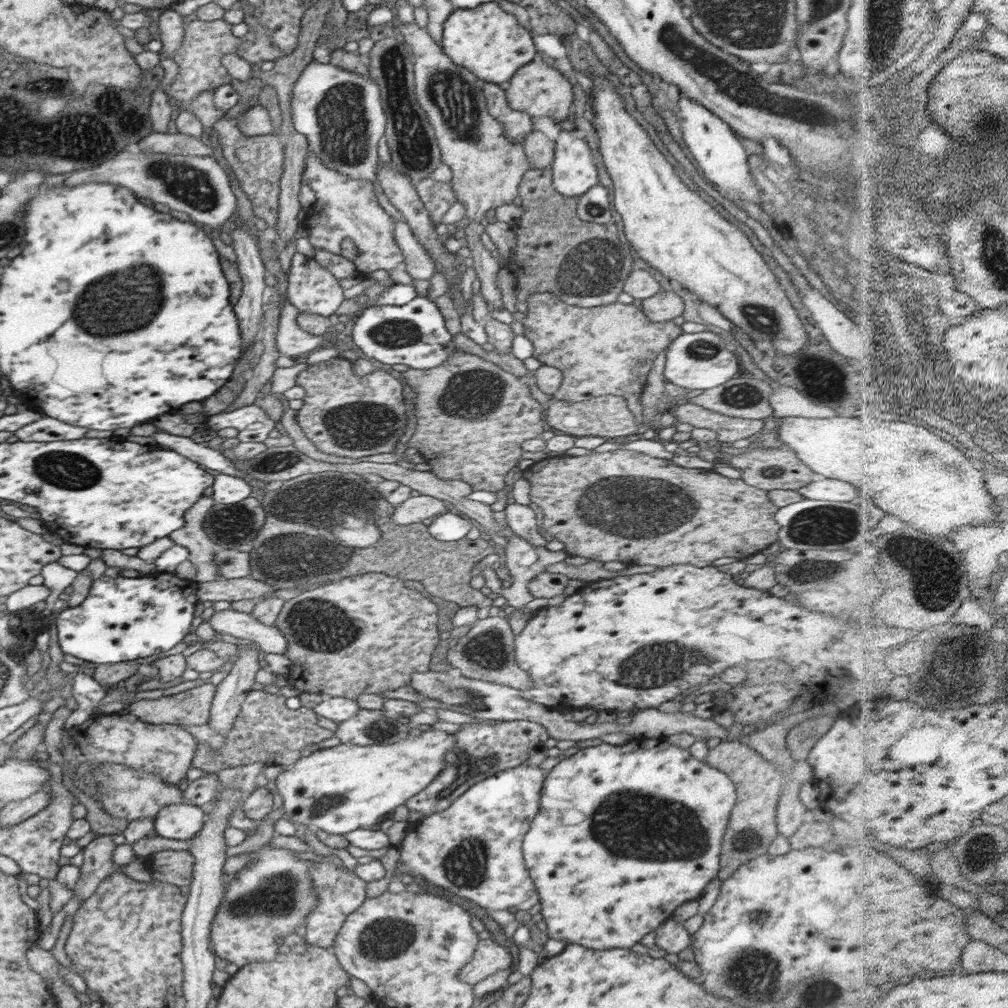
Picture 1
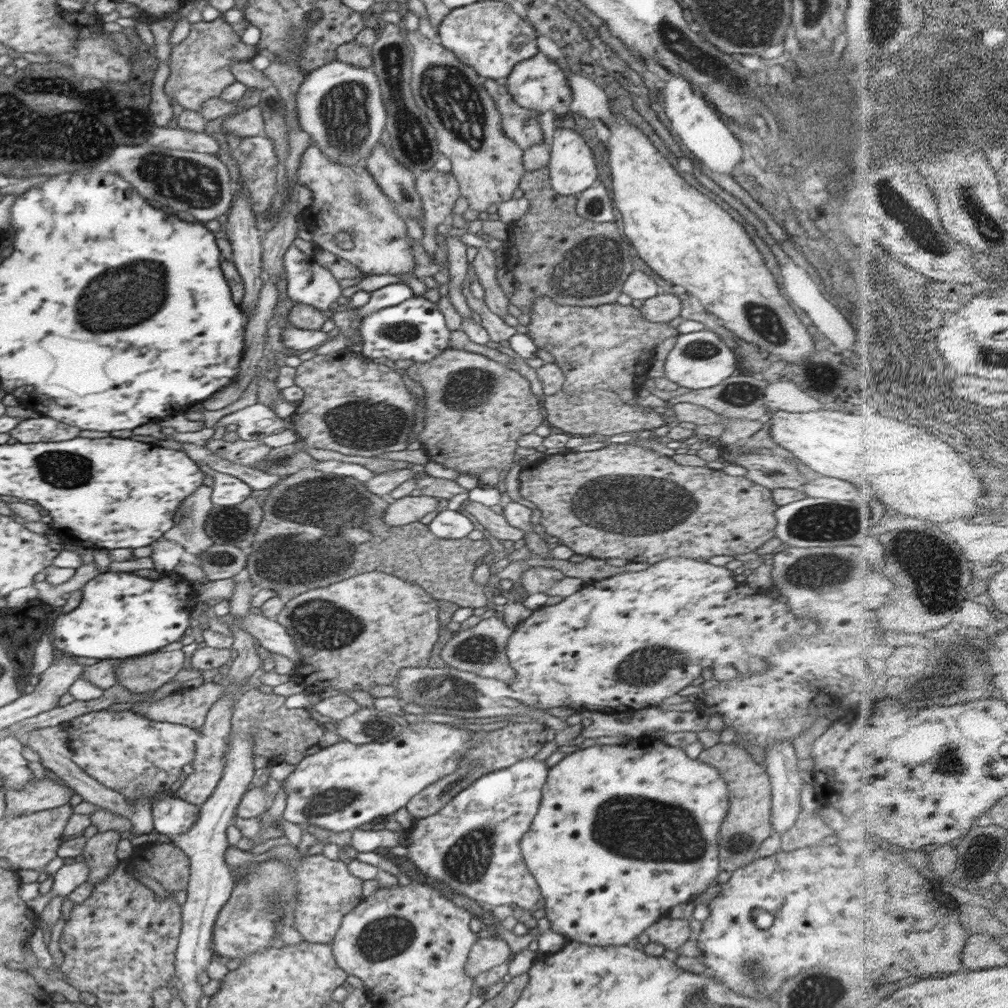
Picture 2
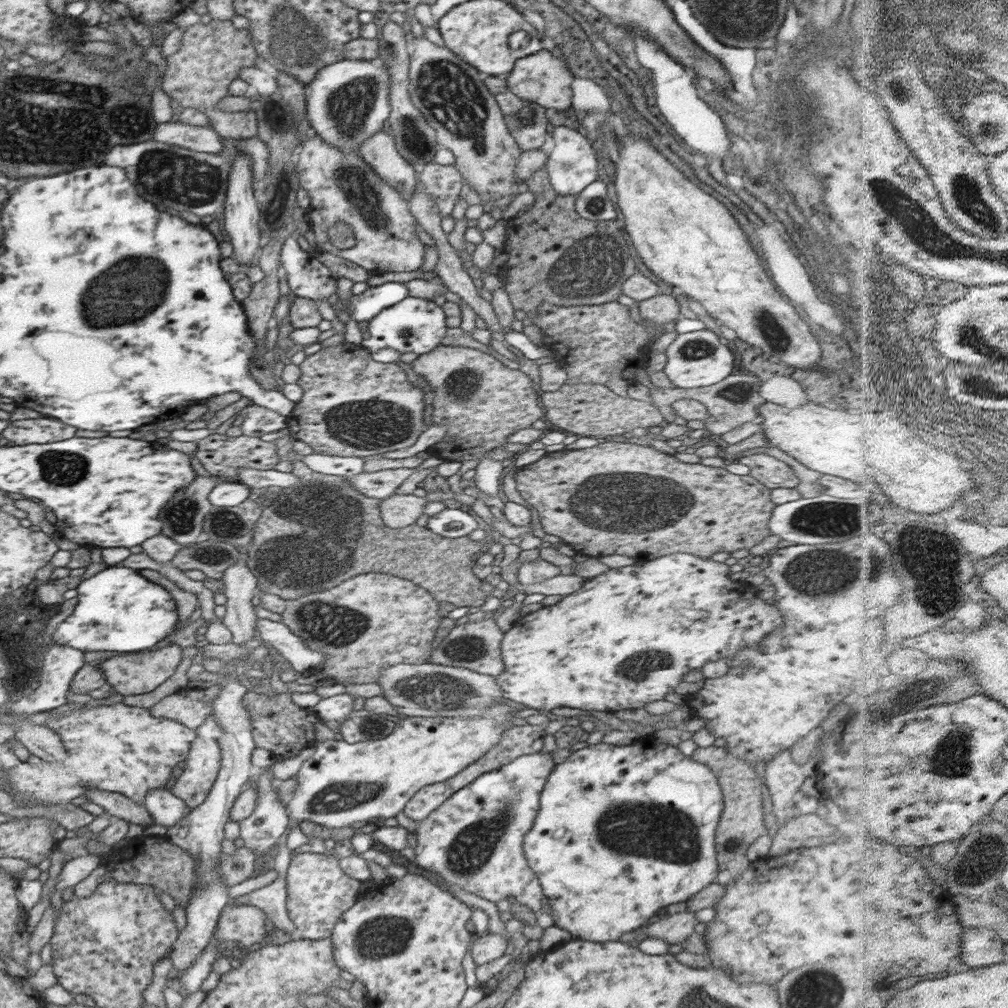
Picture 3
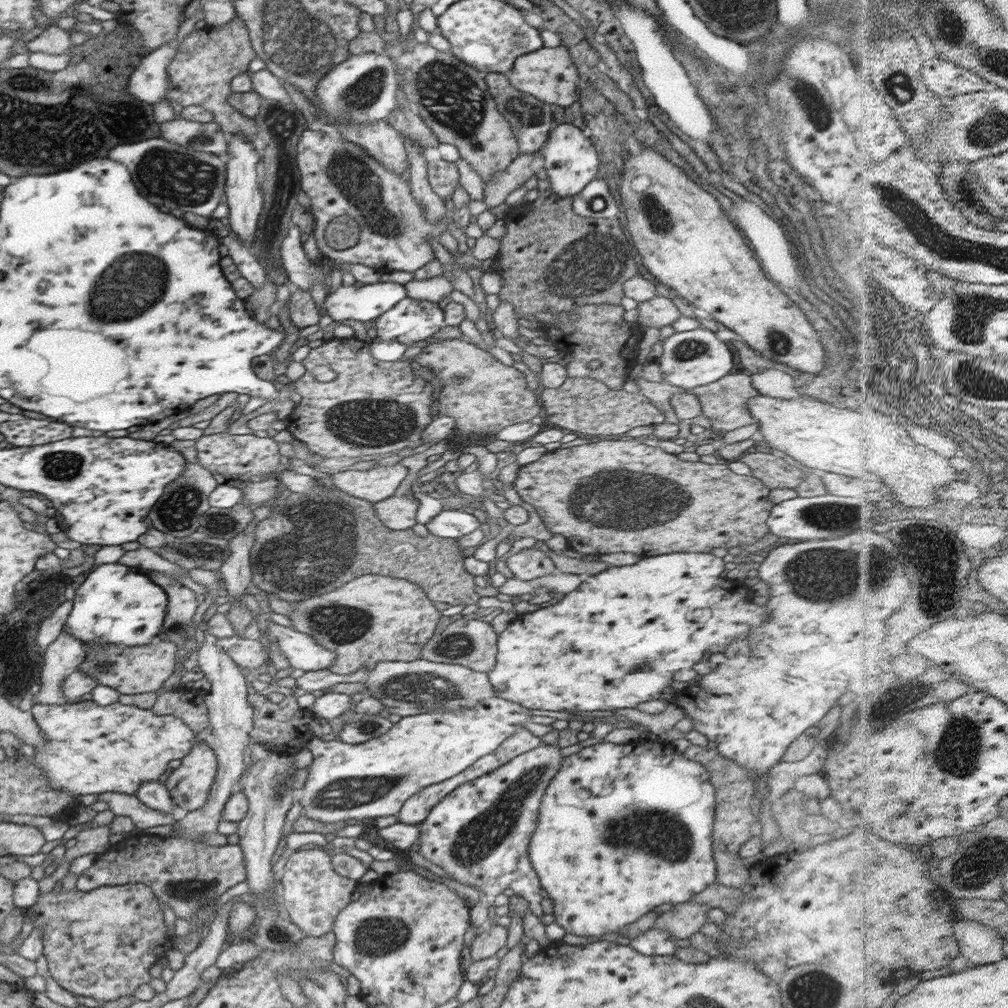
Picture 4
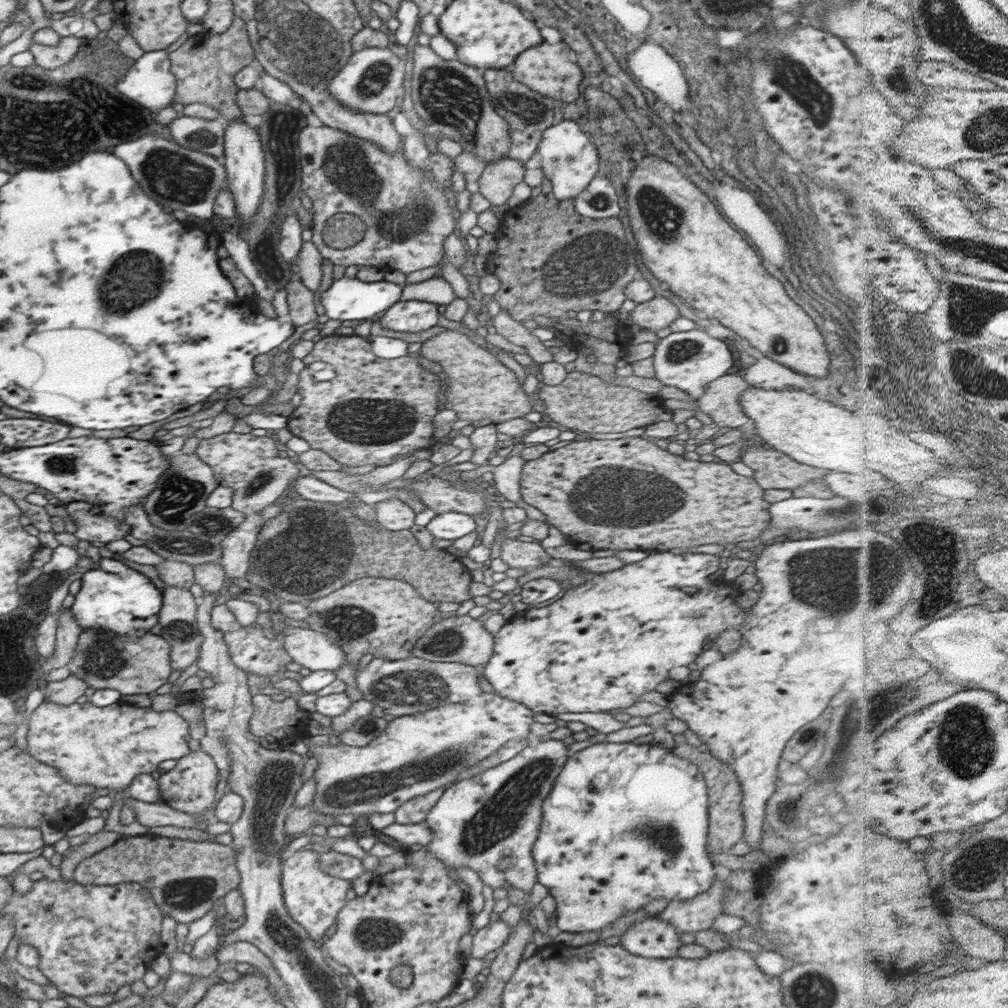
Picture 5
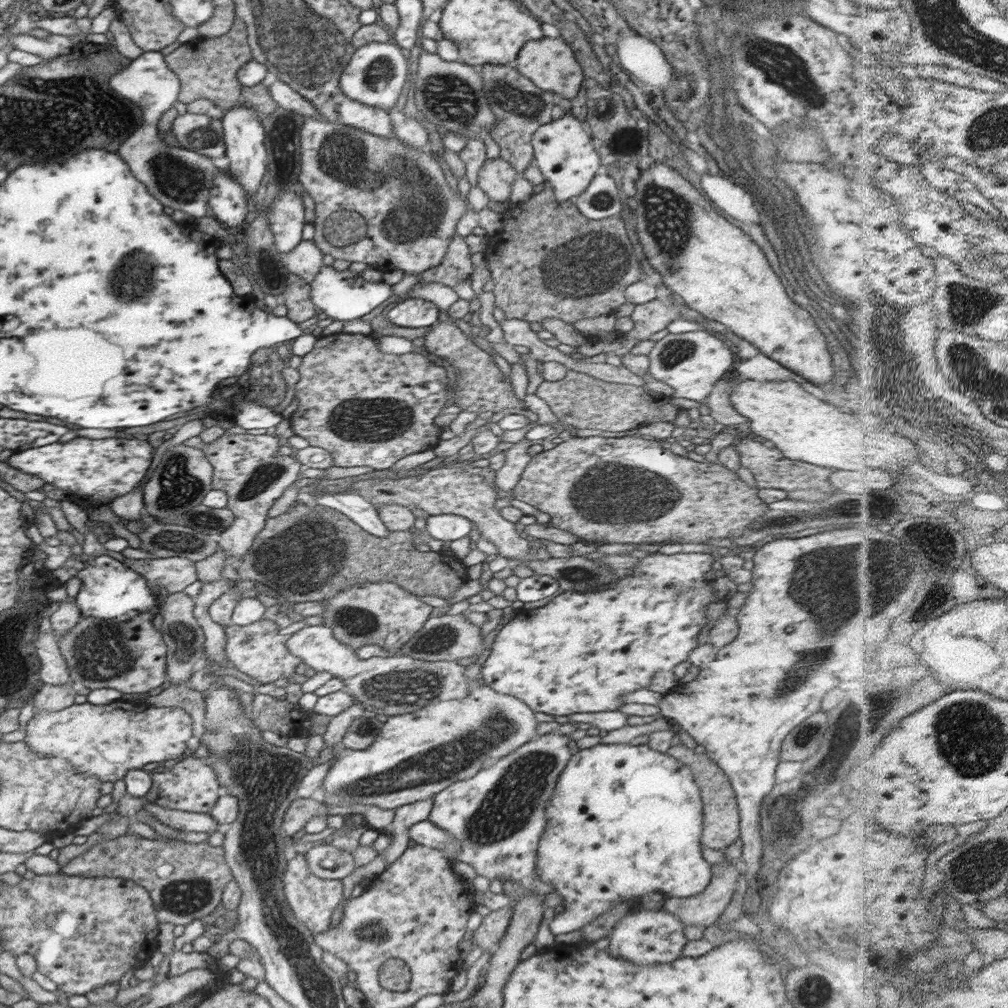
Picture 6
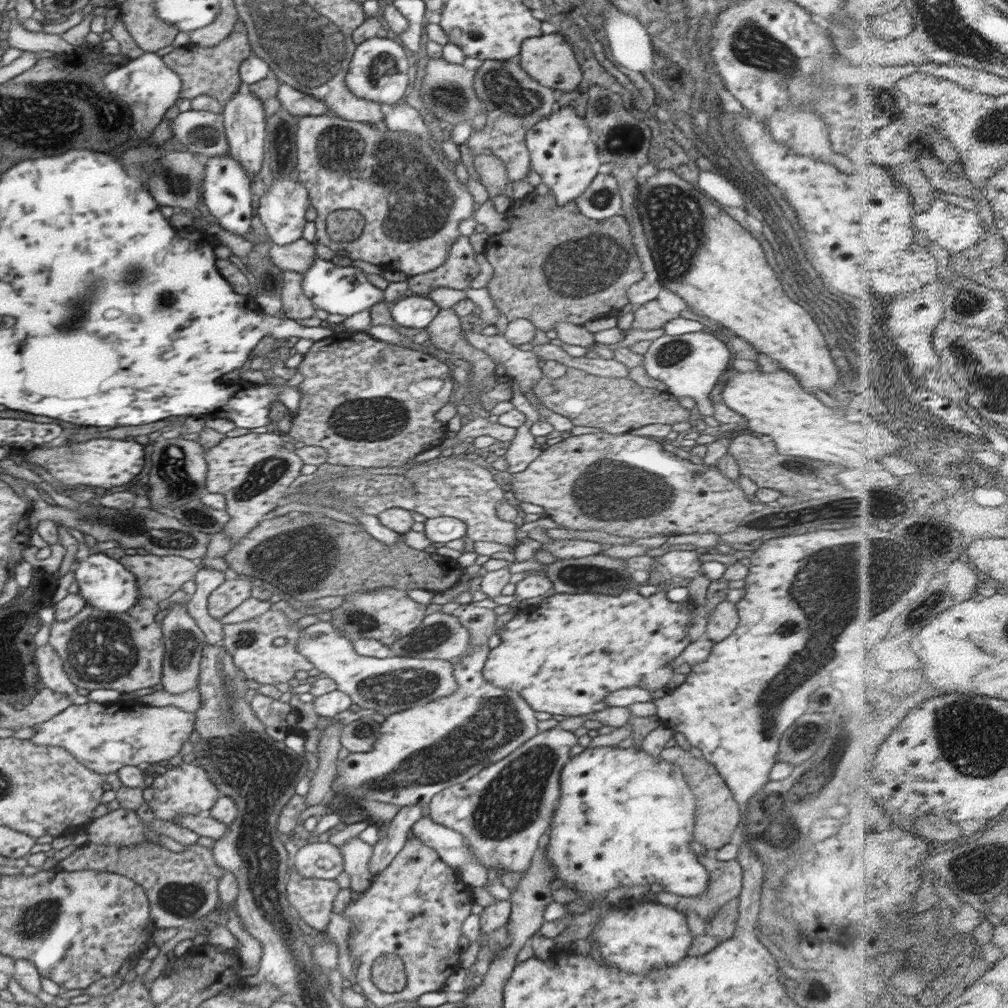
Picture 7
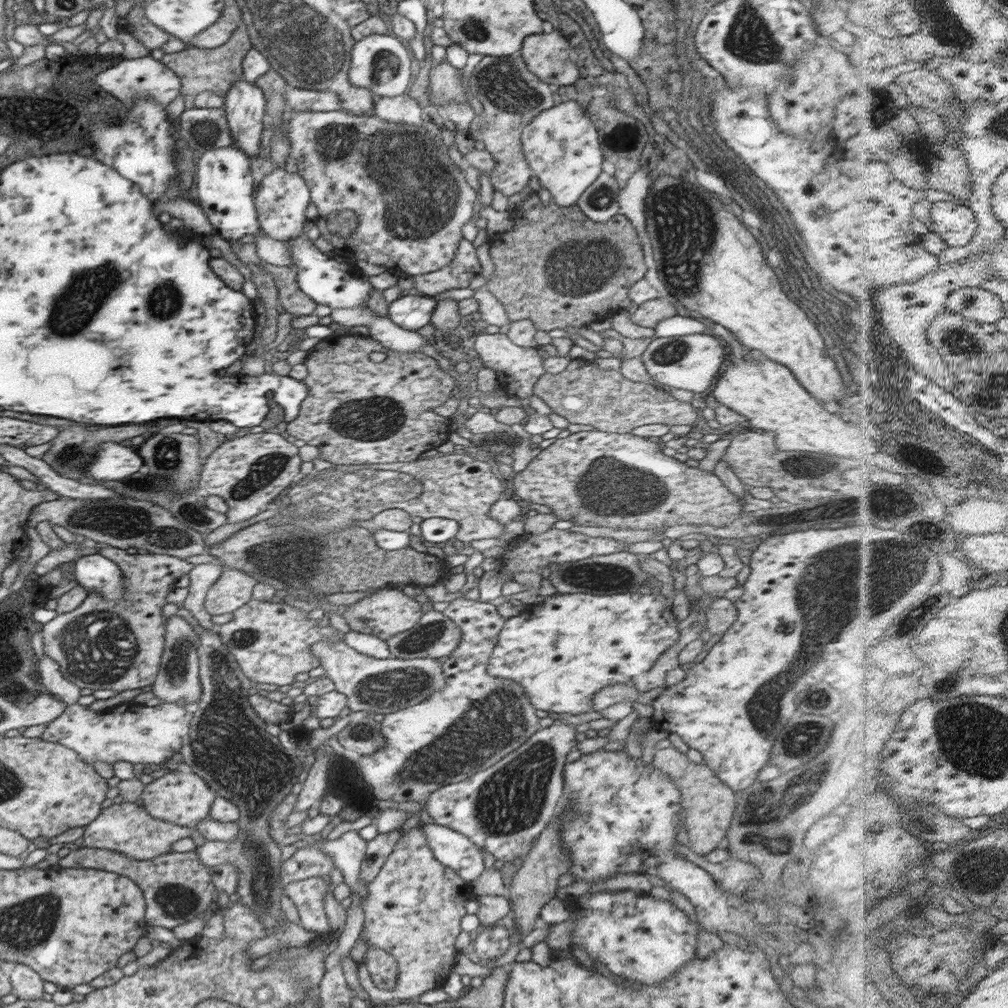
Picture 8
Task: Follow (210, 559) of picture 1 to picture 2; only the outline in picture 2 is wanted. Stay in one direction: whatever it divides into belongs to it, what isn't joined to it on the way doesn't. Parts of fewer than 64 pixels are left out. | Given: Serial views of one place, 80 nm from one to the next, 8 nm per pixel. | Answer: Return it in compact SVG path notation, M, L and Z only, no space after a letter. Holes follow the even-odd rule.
M202 485L194 494L187 496L176 510L172 529L164 533L164 539L177 543L196 557L214 545L204 530L204 524L213 508L212 491L212 487Z

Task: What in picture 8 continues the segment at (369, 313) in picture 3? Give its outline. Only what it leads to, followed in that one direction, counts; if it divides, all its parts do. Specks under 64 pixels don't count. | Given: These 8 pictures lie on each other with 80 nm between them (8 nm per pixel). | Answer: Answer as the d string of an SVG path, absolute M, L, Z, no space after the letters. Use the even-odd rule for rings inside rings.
M303 232L284 241L289 244L291 250L292 268L297 270L297 283L300 290L314 302L324 304L330 309L352 309L369 301L373 286L355 264L338 262L331 255L322 253Z

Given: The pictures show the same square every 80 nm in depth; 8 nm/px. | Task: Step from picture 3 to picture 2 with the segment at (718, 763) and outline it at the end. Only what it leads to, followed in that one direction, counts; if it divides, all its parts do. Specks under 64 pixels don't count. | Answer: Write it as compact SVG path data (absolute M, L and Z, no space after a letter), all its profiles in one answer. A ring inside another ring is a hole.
M736 742L717 743L711 748L703 749L698 759L700 762L716 768L730 786L730 794L728 794L730 797L729 811L721 824L719 838L728 840L728 838L740 836L740 838L750 840L752 846L760 846L774 831L770 816L772 785L766 772L767 768L756 762L754 756ZM742 830L744 830L744 834L742 834Z

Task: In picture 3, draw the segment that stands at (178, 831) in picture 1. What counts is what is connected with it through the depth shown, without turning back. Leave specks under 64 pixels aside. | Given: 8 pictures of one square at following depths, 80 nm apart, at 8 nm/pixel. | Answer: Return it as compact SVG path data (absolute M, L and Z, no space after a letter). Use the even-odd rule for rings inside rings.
M169 787L153 788L145 799L146 810L151 814L155 824L176 826L191 811L184 802L172 794Z

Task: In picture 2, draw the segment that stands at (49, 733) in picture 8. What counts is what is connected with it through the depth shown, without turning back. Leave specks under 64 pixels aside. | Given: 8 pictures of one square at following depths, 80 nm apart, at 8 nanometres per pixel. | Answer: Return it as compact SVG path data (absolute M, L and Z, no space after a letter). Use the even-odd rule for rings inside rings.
M107 709L93 711L64 722L61 726L67 732L70 749L74 752L73 761L88 776L95 778L106 788L118 791L119 794L122 794L136 806L130 816L132 828L129 831L136 835L154 832L150 798L154 794L175 788L183 778L182 768L194 758L196 743L200 737L199 730L184 726L183 724L154 722L143 714L133 712L131 709L121 712L107 711ZM46 771L42 779L31 778L22 790L6 790L6 816L18 817L24 812L29 814L53 809L69 804L70 796L76 792L67 783Z

